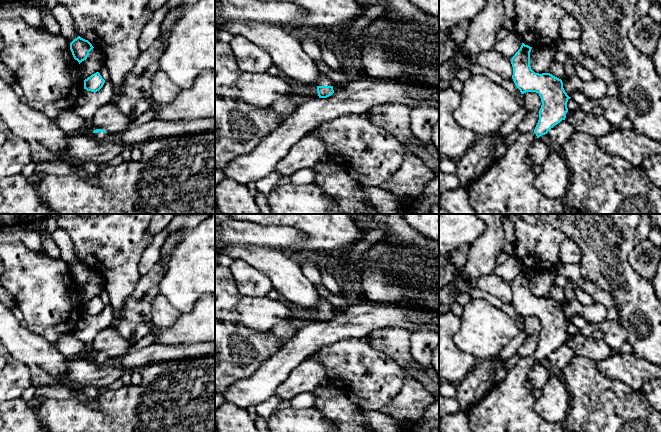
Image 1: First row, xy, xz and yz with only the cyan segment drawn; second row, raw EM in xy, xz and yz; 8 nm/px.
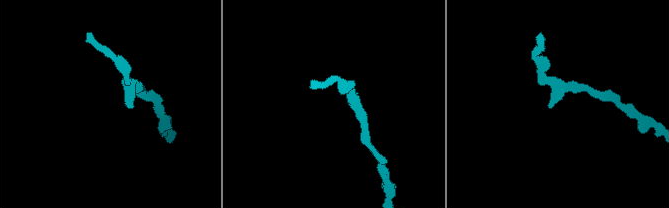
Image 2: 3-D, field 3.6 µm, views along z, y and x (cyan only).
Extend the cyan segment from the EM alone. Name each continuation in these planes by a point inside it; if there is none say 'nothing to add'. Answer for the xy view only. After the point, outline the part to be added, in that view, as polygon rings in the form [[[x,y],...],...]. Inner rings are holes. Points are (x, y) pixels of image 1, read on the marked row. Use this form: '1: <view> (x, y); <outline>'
1: xy (100, 136); [[[98,132],[98,133],[93,133],[92,138],[98,141],[103,141],[109,137],[108,133],[103,133],[103,132]]]

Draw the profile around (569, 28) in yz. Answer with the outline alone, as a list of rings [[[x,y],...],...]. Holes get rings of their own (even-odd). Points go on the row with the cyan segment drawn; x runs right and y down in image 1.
[[[569,14],[563,16],[559,24],[560,39],[579,40],[582,33],[580,23]]]

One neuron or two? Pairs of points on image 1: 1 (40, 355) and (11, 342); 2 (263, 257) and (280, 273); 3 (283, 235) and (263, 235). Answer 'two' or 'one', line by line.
1: one
2: one
3: one

